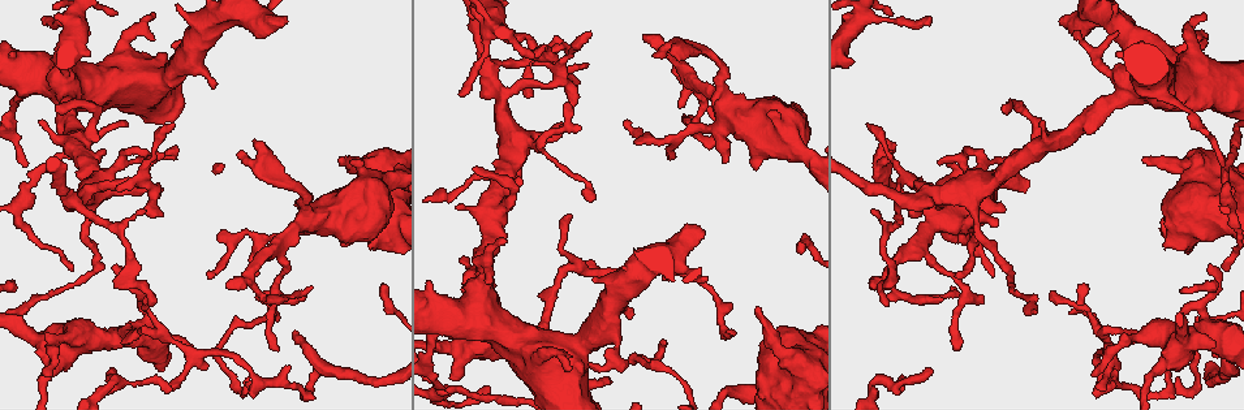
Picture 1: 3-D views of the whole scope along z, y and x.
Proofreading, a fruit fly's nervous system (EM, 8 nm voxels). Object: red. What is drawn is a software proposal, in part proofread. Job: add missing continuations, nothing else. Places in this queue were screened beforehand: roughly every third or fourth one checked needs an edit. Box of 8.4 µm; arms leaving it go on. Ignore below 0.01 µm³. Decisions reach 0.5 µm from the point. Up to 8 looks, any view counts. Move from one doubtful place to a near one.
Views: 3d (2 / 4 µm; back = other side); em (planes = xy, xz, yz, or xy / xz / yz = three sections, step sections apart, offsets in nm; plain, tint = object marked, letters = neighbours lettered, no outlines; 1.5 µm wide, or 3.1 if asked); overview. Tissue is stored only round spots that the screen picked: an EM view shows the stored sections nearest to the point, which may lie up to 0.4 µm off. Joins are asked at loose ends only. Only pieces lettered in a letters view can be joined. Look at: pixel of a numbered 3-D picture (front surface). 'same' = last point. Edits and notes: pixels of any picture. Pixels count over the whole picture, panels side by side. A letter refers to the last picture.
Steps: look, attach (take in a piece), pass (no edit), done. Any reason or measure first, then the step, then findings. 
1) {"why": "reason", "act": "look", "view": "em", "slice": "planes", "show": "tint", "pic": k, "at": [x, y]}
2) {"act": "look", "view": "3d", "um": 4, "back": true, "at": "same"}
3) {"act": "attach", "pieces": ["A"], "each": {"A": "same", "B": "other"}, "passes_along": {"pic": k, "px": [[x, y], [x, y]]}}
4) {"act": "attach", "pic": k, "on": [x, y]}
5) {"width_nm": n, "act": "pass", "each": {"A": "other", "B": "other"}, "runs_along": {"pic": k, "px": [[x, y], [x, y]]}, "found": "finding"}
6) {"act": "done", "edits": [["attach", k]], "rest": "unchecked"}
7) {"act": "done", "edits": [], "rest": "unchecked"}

{"why": "thin end", "act": "look", "view": "em", "slice": "xz", "step": 4, "show": "tint", "pic": 1, "at": [174, 125]}

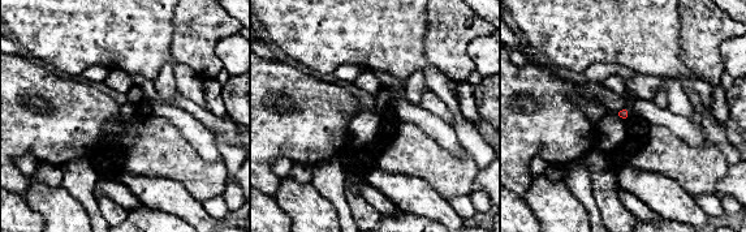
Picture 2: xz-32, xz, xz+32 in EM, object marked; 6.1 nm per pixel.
{"why": "another direction", "act": "look", "view": "em", "slice": "planes", "show": "letters", "at": "same"}

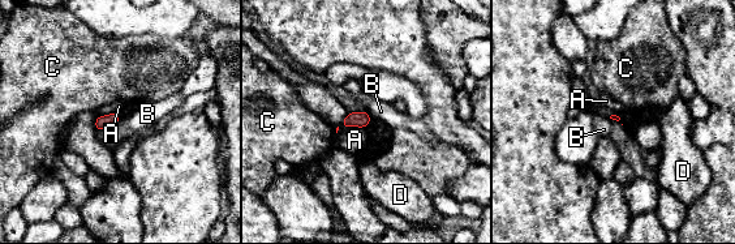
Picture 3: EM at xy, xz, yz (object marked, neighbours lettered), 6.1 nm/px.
{"act": "pass", "each": {"A": "other", "B": "other", "C": "other", "D": "other"}, "border": {"pic": 3, "px": [[365, 110], [370, 115]]}, "found": "none of them fits"}

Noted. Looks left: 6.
{"why": "thin end", "act": "look", "view": "em", "slice": "planes", "show": "letters", "pic": 1, "at": [210, 277]}

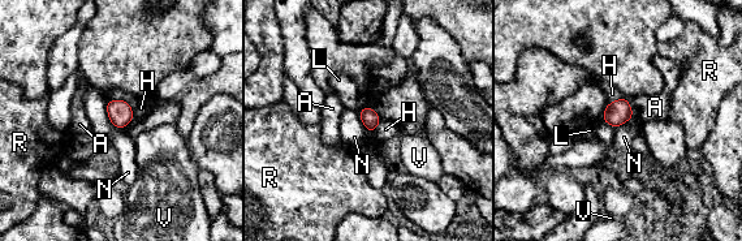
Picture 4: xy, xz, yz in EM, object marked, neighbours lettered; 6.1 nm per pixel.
{"width_nm": 100, "act": "pass", "each": {"A": "other", "H": "other", "L": "other", "N": "other", "R": "other", "V": "other"}, "border": {"pic": 4, "px": [[107, 102], [108, 119], [121, 129]]}, "found": "none of them fits"}

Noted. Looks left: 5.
{"why": "an open end", "act": "look", "view": "em", "slice": "planes", "show": "letters", "pic": 1, "at": [732, 331]}

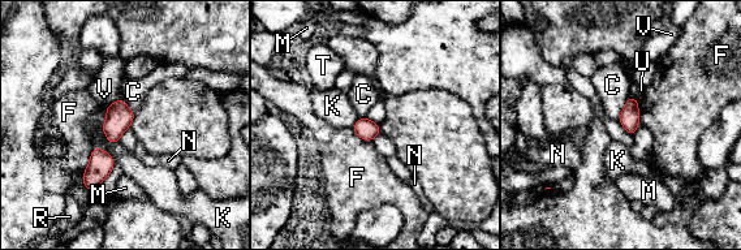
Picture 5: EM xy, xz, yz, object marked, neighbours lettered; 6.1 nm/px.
{"act": "pass", "each": {"C": "other", "F": "other", "K": "other", "M": "other", "N": "other", "R": "other", "T": "other", "U": "other", "V": "other"}, "border": {"pic": 5, "px": [[630, 95], [617, 119]]}, "found": "none of them fits"}

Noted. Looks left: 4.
{"act": "done", "edits": [], "rest": "unchecked"}

